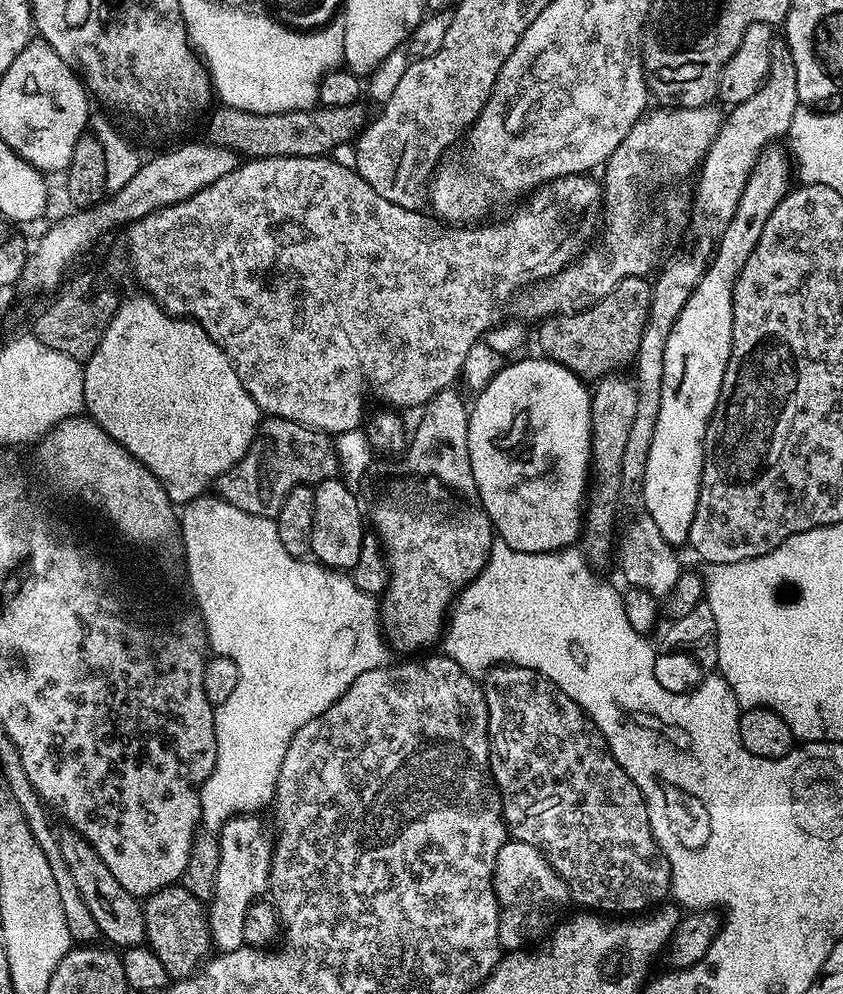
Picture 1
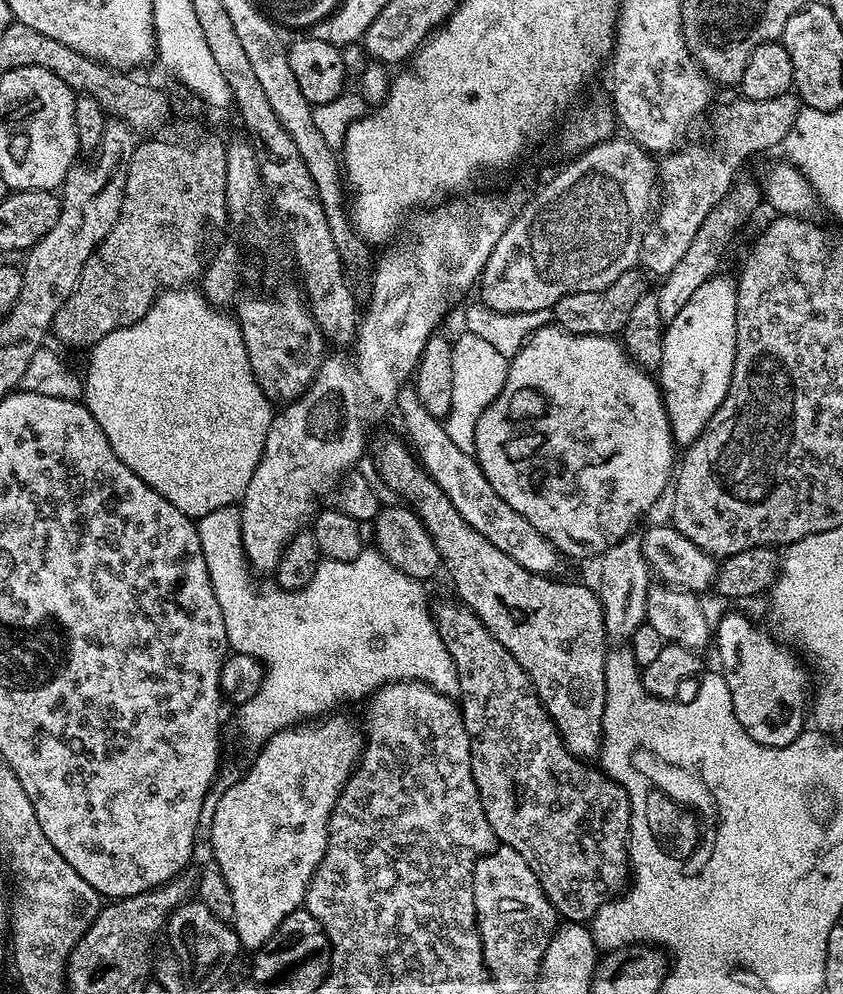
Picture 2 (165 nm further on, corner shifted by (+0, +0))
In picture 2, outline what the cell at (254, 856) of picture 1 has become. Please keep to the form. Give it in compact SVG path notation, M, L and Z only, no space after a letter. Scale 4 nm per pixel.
M328 714L315 722L301 722L291 728L283 728L278 734L271 736L269 740L263 741L259 745L260 753L253 758L248 773L245 771L235 784L230 785L212 808L214 809L212 812L212 852L216 855L213 856L214 862L222 870L222 874L226 878L226 886L230 886L230 894L234 898L234 914L230 923L238 934L241 949L261 948L270 938L270 934L274 934L274 930L278 930L278 926L282 926L282 918L286 918L286 914L290 914L305 903L308 895L308 883L312 881L316 867L322 862L328 841L328 819L344 788L344 783L351 776L353 768L356 767L362 751L362 732L357 721L355 724L354 721L347 720L344 716L336 715Z

